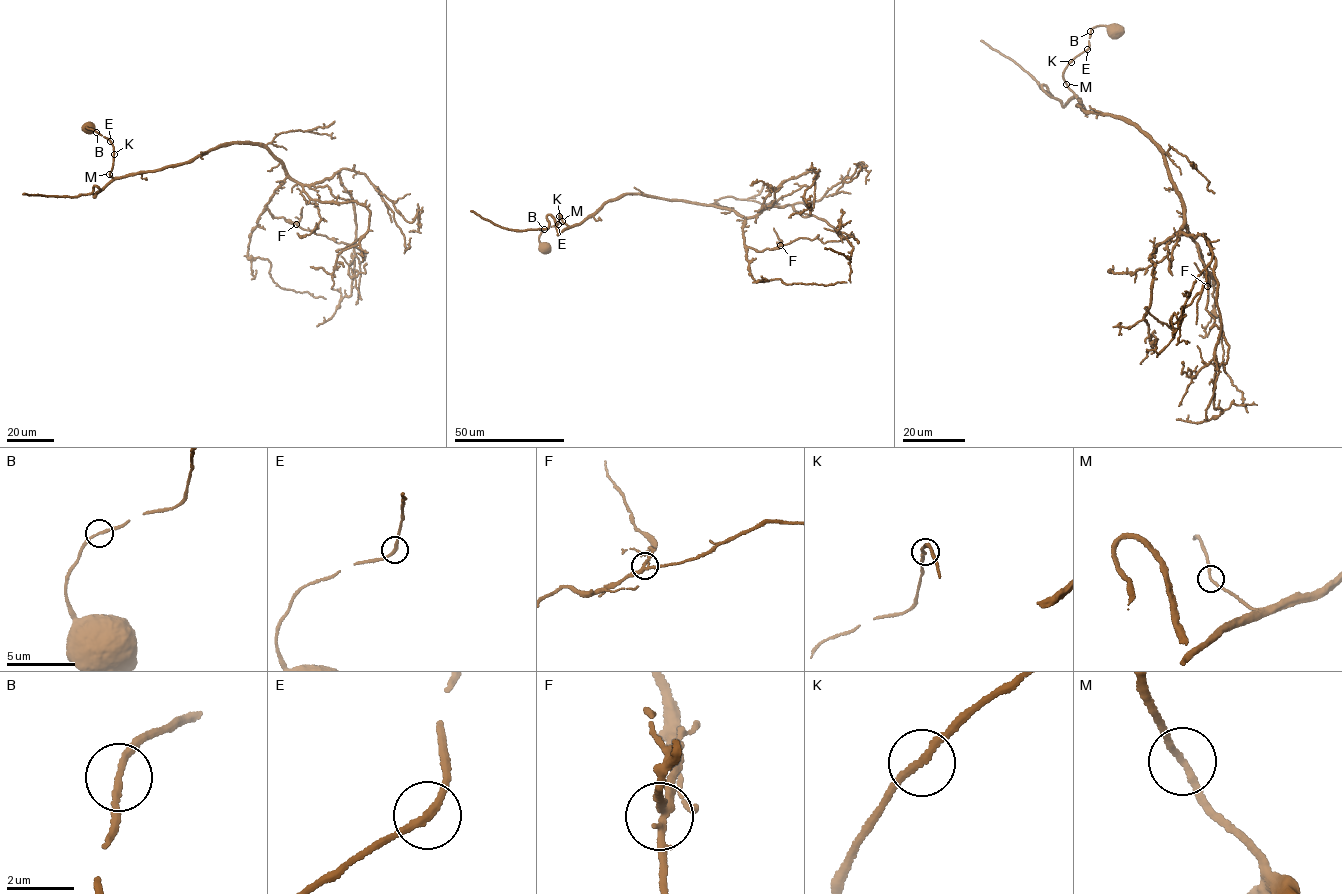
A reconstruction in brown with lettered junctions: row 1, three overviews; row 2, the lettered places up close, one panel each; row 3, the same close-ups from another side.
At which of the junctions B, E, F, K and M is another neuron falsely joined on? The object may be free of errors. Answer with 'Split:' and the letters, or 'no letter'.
Split: no letter

